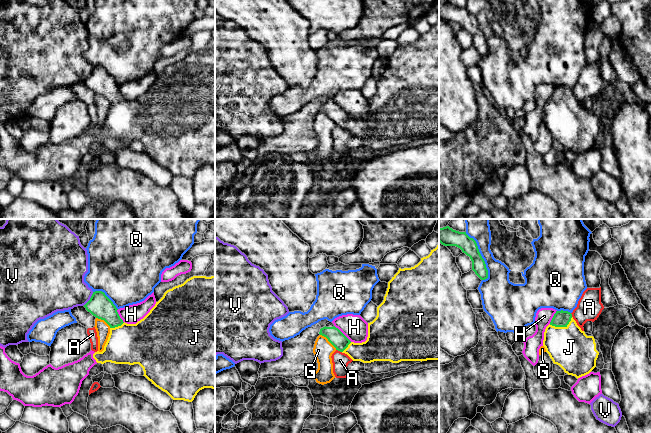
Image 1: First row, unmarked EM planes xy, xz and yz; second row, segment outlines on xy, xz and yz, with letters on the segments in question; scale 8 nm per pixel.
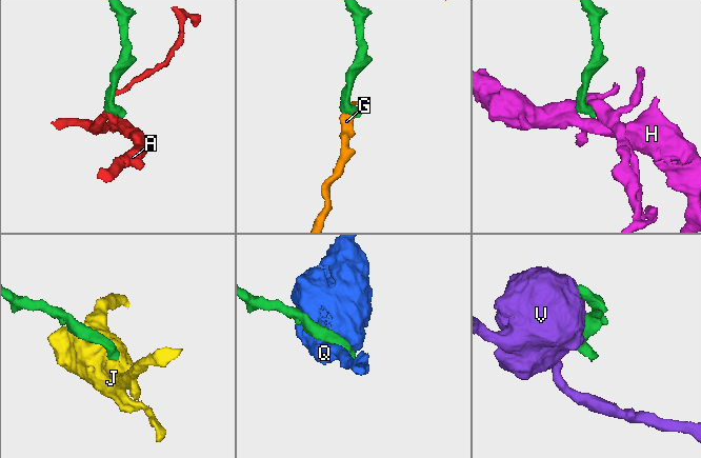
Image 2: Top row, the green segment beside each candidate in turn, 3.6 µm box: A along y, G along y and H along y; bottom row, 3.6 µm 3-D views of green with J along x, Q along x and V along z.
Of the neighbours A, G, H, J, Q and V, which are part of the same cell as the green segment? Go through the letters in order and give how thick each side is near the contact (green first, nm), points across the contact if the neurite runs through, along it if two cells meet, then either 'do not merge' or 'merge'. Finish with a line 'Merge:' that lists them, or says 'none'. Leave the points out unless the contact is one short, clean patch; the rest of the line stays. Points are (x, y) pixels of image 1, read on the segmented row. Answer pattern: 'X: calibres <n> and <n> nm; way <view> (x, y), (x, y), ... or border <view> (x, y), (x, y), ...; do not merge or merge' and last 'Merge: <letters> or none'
A: calibres 120 and 130 nm; border xz (336, 349), (341, 352); do not merge
G: calibres 120 and 160 nm; do not merge
H: calibres 120 and 200 nm; border xz (334, 325), (351, 341); do not merge
J: calibres 130 and 340 nm; way yz (561, 318), (561, 326), (563, 339), (569, 347); merge
Q: calibres 130 and 190 nm; do not merge
V: calibres 190 and 360 nm; do not merge
Merge: J

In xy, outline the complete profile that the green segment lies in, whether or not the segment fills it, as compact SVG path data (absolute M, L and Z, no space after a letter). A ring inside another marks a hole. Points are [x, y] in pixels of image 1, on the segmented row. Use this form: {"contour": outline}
{"contour": "M193 276L183 284L167 290L150 312L136 324L125 323L116 306L102 291L93 292L84 307L110 326L104 350L93 354L97 363L139 364L143 368L143 376L173 400L192 402L200 390L215 389L215 276Z"}

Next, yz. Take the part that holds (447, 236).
{"contour": "M449 226L439 228L439 242L444 246L456 246L462 250L472 261L472 270L481 279L488 278L488 270L482 258L477 243L466 232L453 230Z"}

